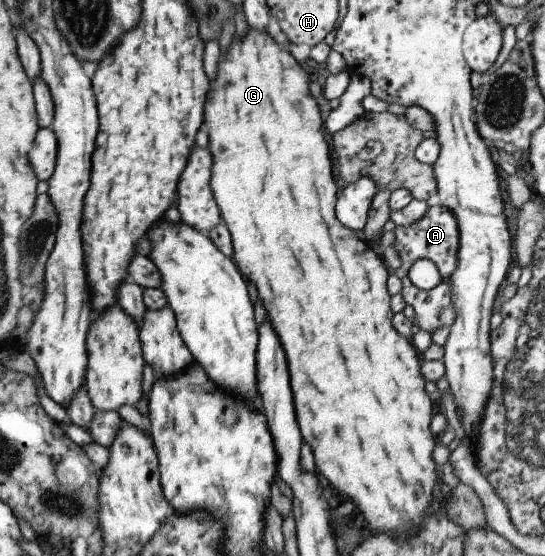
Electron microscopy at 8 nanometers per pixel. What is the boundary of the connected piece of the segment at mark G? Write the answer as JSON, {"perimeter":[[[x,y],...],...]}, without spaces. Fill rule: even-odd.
{"perimeter":[[[248,26],[248,32],[243,37],[237,37],[236,32],[233,32],[233,38],[231,38],[231,44],[229,44],[227,54],[223,54],[223,52],[221,52],[217,74],[215,79],[209,84],[209,92],[207,92],[205,106],[203,106],[203,123],[205,123],[209,128],[209,152],[213,154],[213,166],[211,166],[211,190],[213,190],[215,202],[217,202],[217,204],[219,204],[219,208],[221,208],[223,220],[227,222],[227,228],[229,228],[229,232],[231,232],[231,236],[233,236],[233,248],[235,248],[235,254],[233,254],[232,259],[235,260],[235,258],[237,258],[237,262],[235,263],[239,266],[239,270],[243,272],[243,276],[247,276],[249,280],[253,280],[253,284],[257,286],[259,296],[261,296],[261,300],[263,300],[263,304],[265,304],[265,308],[267,308],[267,314],[269,314],[269,318],[273,320],[273,328],[277,330],[279,340],[281,340],[281,344],[283,344],[283,346],[285,346],[285,350],[287,350],[287,362],[289,362],[289,374],[291,374],[291,388],[293,388],[295,410],[297,410],[297,424],[299,424],[299,430],[301,430],[303,440],[305,440],[305,442],[311,446],[311,450],[313,450],[315,466],[317,466],[319,474],[321,474],[321,476],[325,476],[325,478],[327,478],[327,482],[329,482],[335,490],[339,490],[341,494],[345,494],[345,496],[347,496],[347,498],[349,498],[349,500],[359,508],[359,512],[365,516],[365,522],[367,522],[375,532],[379,532],[379,534],[391,534],[391,536],[403,536],[403,534],[409,534],[409,532],[419,530],[419,526],[423,524],[423,518],[425,518],[425,514],[427,514],[427,510],[429,510],[429,506],[431,506],[431,501],[433,500],[433,488],[435,488],[435,482],[437,482],[437,468],[435,468],[435,462],[433,462],[433,458],[431,458],[435,438],[433,438],[434,434],[429,432],[429,430],[431,430],[431,418],[433,418],[433,414],[431,412],[433,412],[434,396],[428,395],[425,391],[426,380],[423,378],[423,374],[421,374],[419,364],[420,358],[417,355],[417,350],[412,344],[412,341],[408,338],[401,338],[401,335],[397,334],[397,332],[395,332],[395,328],[391,326],[391,316],[393,316],[393,312],[391,312],[391,306],[389,306],[389,291],[387,288],[389,274],[387,271],[387,263],[382,261],[381,258],[379,258],[379,255],[369,248],[366,239],[364,239],[363,232],[361,232],[361,234],[355,234],[353,230],[347,230],[345,226],[341,226],[341,222],[335,218],[337,186],[335,186],[335,180],[333,180],[333,168],[331,168],[329,146],[327,146],[327,142],[325,142],[325,134],[323,134],[323,120],[321,120],[321,114],[319,114],[319,108],[317,108],[316,98],[313,97],[310,92],[310,83],[307,72],[305,72],[299,62],[291,55],[291,53],[289,53],[285,46],[279,45],[267,30],[255,30],[255,28]],[[351,236],[361,236],[361,238],[363,238],[363,242],[359,242],[359,240],[355,240],[355,238],[353,238],[353,240],[347,240],[347,238],[351,238]]]}

